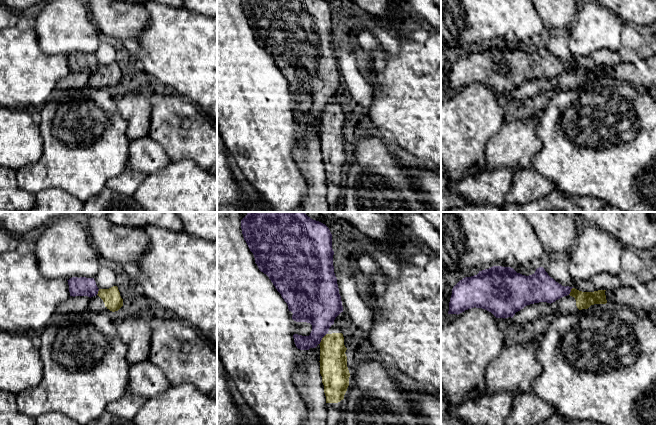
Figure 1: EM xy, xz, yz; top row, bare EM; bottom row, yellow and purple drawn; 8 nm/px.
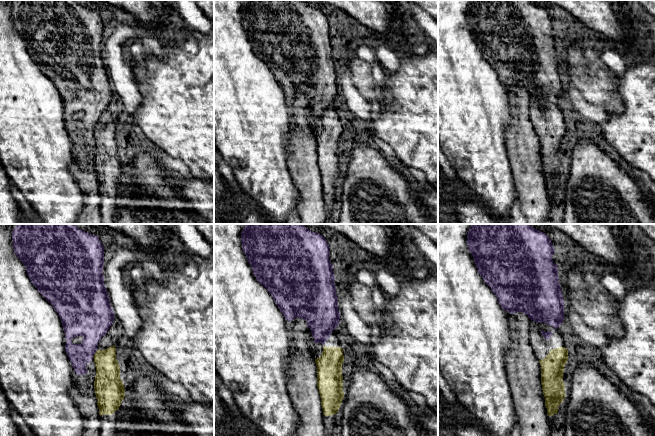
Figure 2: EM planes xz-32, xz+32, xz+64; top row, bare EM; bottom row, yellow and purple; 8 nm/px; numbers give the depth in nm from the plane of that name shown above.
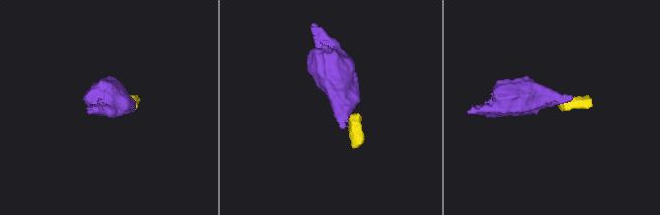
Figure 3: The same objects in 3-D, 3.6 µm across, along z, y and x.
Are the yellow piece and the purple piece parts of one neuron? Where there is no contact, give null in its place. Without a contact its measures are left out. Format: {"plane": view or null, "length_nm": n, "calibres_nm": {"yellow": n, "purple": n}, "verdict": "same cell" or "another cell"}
{"plane": "xz", "length_nm": 110, "calibres_nm": {"yellow": 220, "purple": 280}, "verdict": "another cell"}

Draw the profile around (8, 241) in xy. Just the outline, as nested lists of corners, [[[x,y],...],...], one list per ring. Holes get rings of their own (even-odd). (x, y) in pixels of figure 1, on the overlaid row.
[[[0,227],[0,254],[15,251],[18,243],[17,235]]]

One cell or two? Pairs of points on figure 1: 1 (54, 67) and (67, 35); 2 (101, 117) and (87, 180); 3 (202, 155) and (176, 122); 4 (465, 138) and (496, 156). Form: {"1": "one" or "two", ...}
{"1": "two", "2": "one", "3": "one", "4": "two"}

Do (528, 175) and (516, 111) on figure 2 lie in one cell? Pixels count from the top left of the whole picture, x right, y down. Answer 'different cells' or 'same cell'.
same cell

